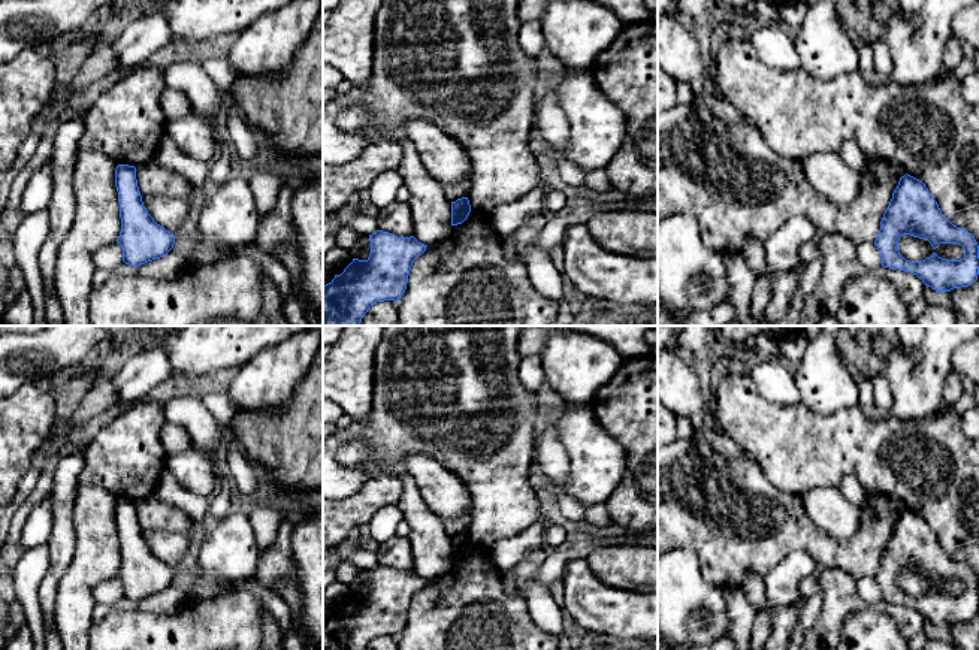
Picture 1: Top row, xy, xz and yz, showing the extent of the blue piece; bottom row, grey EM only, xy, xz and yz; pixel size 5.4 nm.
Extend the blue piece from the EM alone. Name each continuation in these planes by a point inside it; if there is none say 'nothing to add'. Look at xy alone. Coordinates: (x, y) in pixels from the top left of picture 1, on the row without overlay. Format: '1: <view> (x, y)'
nothing to add

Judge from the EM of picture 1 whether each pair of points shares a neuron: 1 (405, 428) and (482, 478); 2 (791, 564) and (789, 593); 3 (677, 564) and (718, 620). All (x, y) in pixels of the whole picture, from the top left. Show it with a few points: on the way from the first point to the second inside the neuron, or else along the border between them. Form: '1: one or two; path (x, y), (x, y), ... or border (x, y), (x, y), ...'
1: one; path (425, 428), (431, 428), (462, 459)
2: one; path (791, 571), (789, 586)
3: one; path (679, 577), (709, 607)

